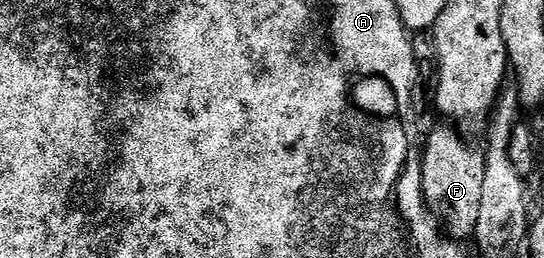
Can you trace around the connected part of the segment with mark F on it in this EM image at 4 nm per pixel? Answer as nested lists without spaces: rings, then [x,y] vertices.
[[[455,124],[436,125],[428,133],[422,152],[422,196],[433,214],[440,216],[444,229],[452,237],[471,238],[476,231],[478,211],[482,207],[482,179],[486,179],[483,148],[475,149]]]

